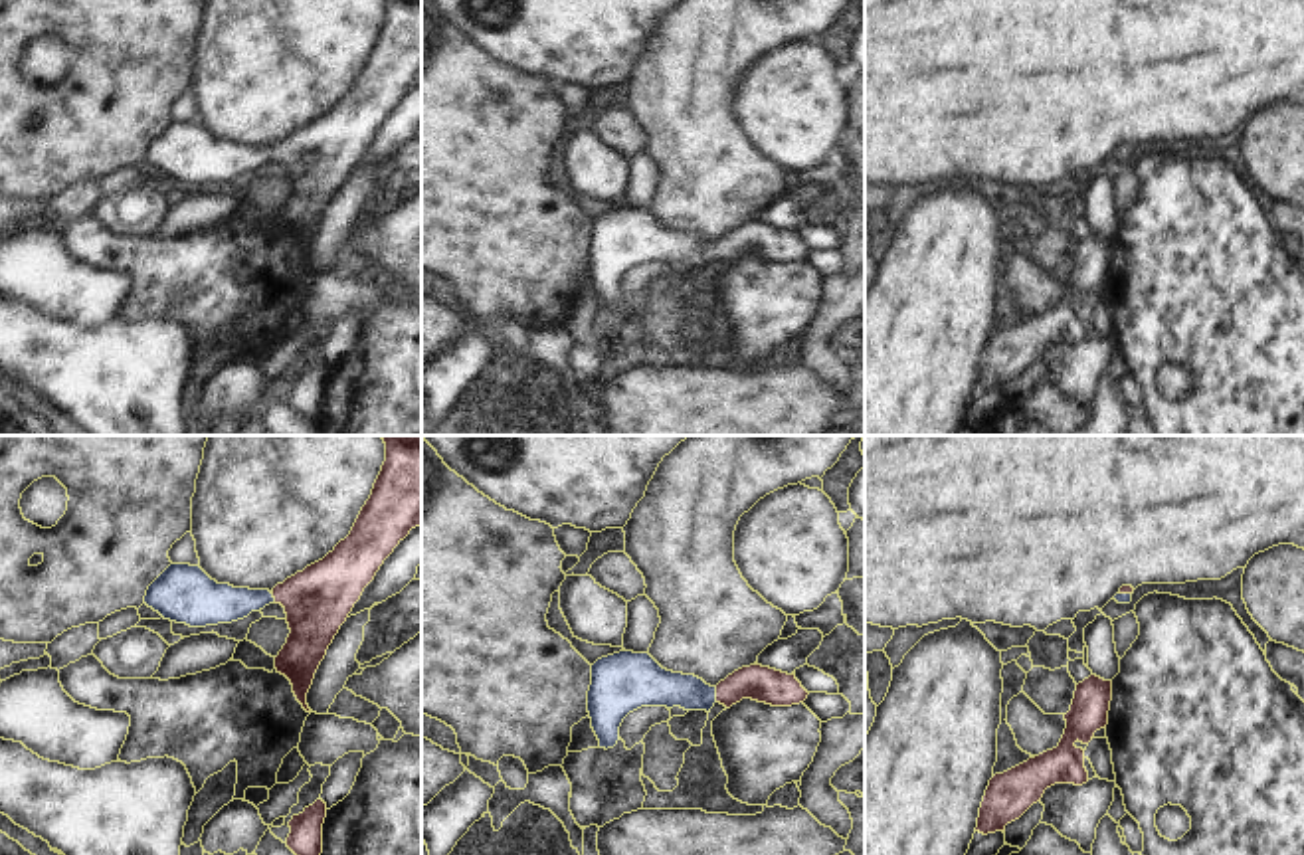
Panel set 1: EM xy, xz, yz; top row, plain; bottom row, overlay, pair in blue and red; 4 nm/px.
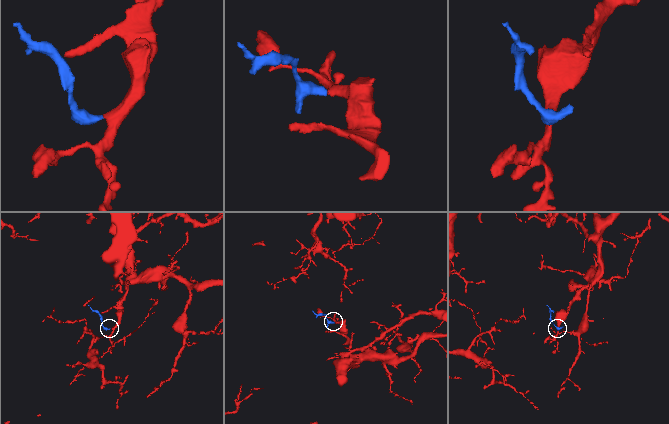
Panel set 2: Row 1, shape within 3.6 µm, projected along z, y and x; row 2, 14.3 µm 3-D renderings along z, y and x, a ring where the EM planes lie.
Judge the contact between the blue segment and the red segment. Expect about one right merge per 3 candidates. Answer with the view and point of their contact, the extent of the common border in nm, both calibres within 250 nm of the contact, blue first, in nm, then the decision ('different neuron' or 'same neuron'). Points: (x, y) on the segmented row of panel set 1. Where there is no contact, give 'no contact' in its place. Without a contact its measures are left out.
contact xz (715, 695); length 60 nm; calibres 160 and 140 nm; same neuron

